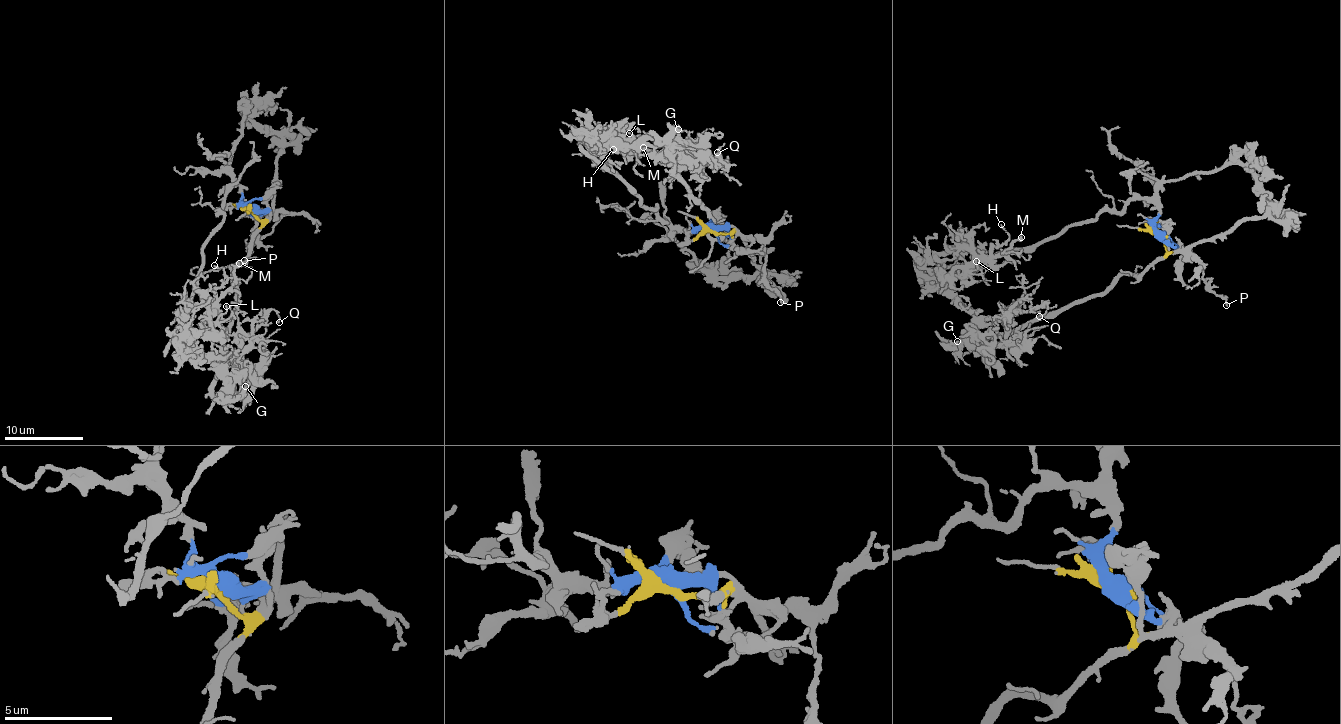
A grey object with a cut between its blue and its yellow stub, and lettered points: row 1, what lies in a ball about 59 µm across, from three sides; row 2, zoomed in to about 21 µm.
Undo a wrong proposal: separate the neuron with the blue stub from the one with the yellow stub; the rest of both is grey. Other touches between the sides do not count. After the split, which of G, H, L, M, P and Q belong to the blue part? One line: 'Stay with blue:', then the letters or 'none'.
Stay with blue: H, L, M

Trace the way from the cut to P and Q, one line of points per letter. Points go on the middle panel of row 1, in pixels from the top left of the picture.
P: (713, 231), (741, 233), (759, 240), (766, 256), (768, 285), (780, 295), (780, 302)
Q: (713, 231), (731, 234), (709, 235), (711, 217), (675, 172), (670, 150), (678, 164), (718, 151)

